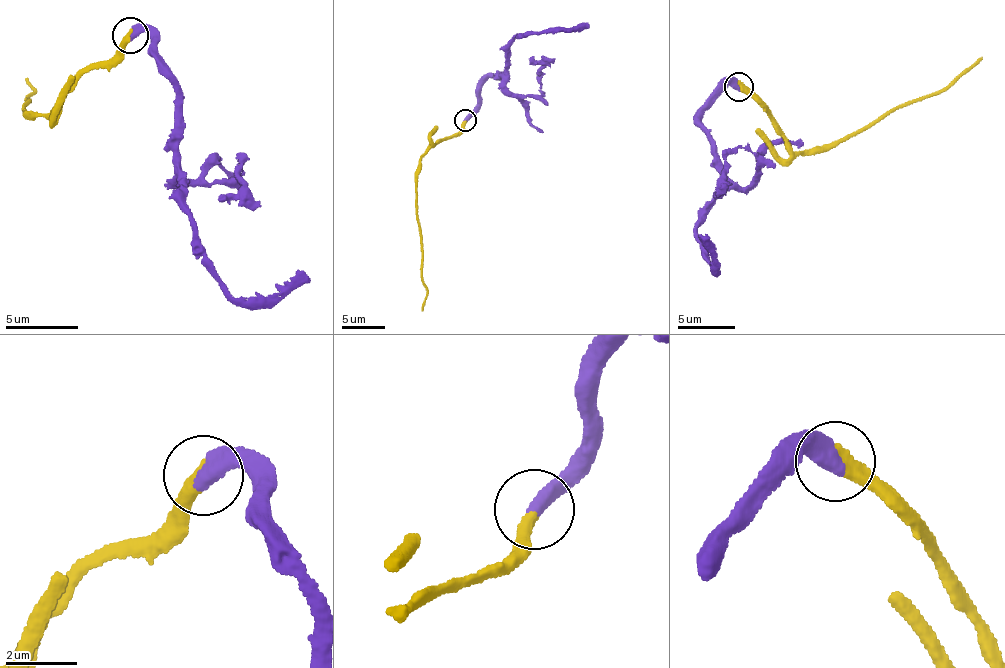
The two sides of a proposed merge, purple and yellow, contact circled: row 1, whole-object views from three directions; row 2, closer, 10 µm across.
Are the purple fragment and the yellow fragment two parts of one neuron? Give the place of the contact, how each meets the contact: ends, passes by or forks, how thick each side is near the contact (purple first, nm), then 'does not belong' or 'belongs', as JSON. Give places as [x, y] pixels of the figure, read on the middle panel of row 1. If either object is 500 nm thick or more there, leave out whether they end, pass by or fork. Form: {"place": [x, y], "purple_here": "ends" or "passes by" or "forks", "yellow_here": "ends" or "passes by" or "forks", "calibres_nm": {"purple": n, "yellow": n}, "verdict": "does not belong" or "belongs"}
{"place": [465, 120], "calibres_nm": {"purple": 500, "yellow": 400}, "verdict": "belongs"}

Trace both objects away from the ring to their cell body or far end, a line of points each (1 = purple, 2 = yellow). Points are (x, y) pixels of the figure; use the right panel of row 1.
1: (739, 87), (724, 86), (699, 121), (721, 172), (721, 194), (696, 227), (712, 272), (717, 257), (705, 235)
2: (739, 85), (755, 93), (792, 151), (833, 148), (897, 107), (943, 93), (981, 58)

